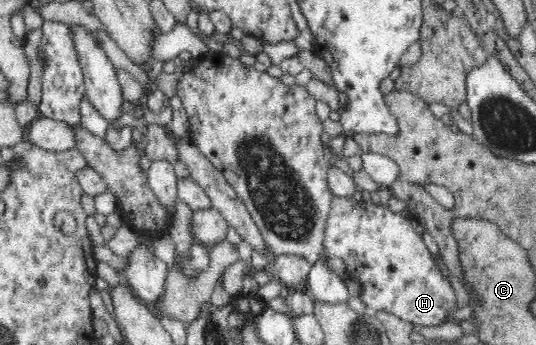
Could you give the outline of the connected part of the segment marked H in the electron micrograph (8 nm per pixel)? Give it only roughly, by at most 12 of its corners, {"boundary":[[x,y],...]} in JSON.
{"boundary":[[333,197],[324,253],[368,313],[423,328],[456,292],[411,220]]}

